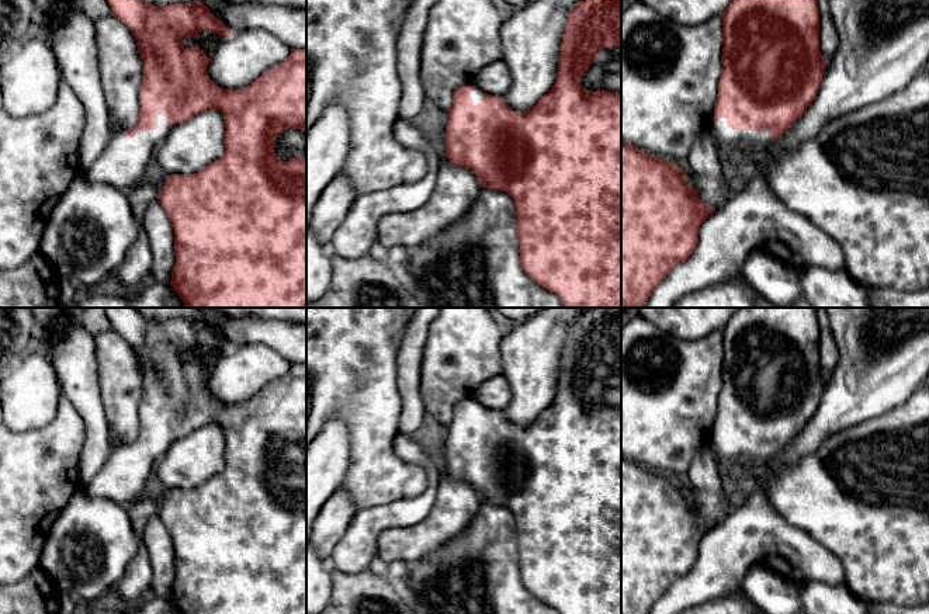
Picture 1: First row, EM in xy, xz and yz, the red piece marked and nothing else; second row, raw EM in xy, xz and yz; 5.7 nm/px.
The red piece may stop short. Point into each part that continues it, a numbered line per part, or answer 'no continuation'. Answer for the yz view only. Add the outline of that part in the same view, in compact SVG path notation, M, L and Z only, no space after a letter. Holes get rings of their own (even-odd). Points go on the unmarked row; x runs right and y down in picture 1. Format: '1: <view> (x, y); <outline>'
1: yz (725, 451); M718 433L714 438L718 465L725 466L738 457L769 458L773 455L770 445L736 445L728 441L727 433Z

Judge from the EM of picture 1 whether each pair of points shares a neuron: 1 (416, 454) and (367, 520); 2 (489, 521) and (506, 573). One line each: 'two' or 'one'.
1: one
2: one

